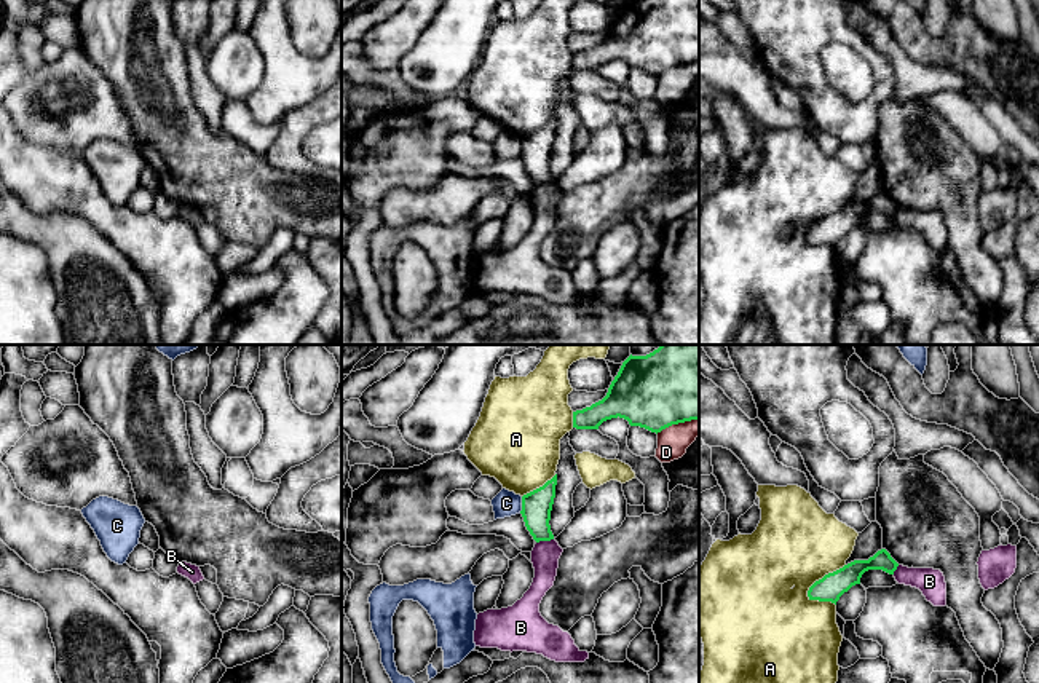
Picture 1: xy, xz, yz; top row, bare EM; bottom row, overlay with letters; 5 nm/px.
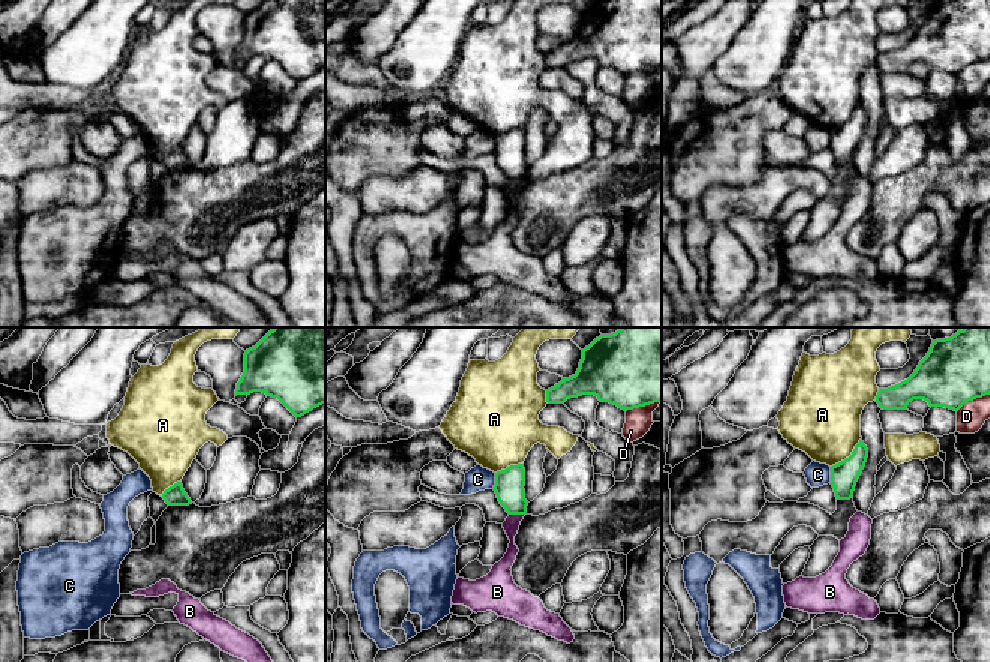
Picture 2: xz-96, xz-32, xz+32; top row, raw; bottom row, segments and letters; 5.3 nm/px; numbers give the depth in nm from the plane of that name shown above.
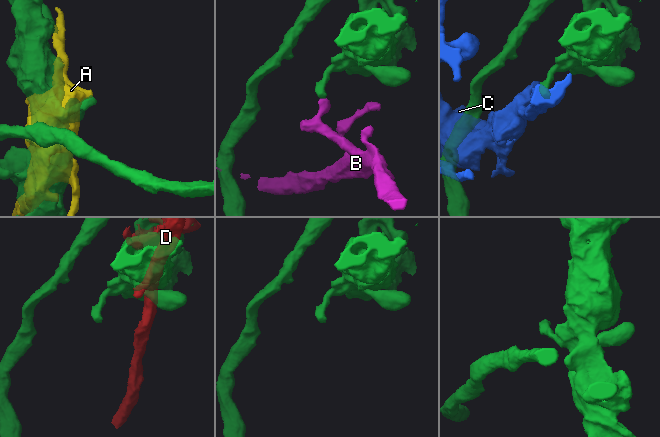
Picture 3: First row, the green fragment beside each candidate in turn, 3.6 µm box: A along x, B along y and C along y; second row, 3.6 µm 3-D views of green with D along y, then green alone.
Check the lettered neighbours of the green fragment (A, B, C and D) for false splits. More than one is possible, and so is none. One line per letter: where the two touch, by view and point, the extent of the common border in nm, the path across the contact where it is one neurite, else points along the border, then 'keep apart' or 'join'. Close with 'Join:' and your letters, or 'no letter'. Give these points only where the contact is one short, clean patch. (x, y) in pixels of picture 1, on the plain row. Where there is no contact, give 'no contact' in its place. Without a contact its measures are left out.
A: meets green in yz at (822, 221); contact 260 nm long; keep apart
B: meets green in xz at (545, 182); contact 90 nm long; border along xz (553, 181), (537, 185); keep apart
C: meets green in xz at (522, 147); contact 90 nm long; keep apart
D: meets green in xz at (677, 66); contact 220 nm long; keep apart
Join: no letter

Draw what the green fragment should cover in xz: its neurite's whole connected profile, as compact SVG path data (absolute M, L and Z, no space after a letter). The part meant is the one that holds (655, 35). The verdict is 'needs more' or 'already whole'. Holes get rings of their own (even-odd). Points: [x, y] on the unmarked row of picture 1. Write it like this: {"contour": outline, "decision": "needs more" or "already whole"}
{"contour": "M627 0L606 38L586 49L573 54L573 70L599 72L611 61L624 61L630 69L640 69L651 75L699 62L699 0Z", "decision": "already whole"}

